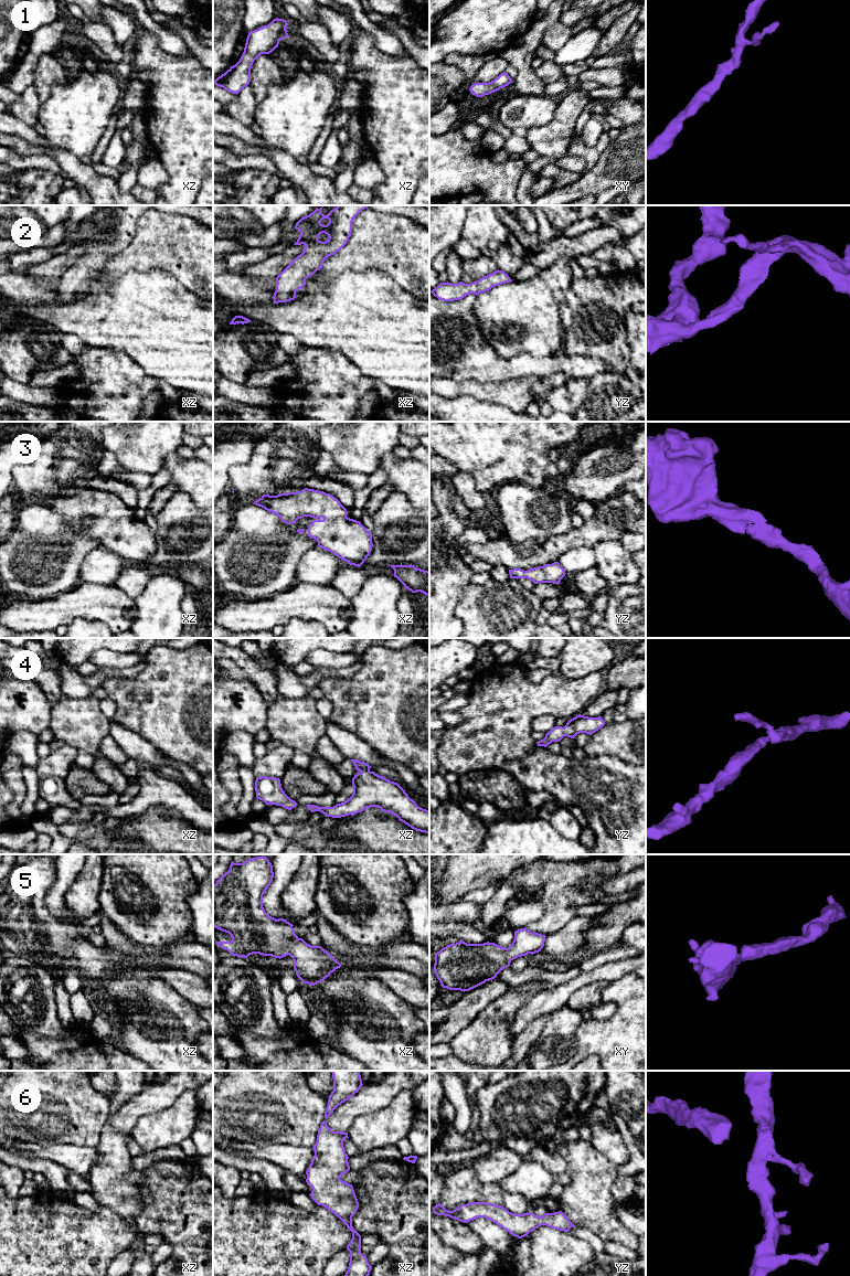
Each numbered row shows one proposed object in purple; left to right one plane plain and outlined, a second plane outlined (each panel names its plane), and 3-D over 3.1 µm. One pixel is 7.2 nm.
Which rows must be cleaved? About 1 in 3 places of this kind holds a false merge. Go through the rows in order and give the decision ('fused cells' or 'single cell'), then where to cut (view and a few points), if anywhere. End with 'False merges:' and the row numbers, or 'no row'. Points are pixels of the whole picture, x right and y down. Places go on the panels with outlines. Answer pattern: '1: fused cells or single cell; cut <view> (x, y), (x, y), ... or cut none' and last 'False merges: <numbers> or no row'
1: single cell; cut none
2: single cell; cut none
3: single cell; cut none
4: single cell; cut none
5: single cell; cut none
6: single cell; cut none
False merges: no row

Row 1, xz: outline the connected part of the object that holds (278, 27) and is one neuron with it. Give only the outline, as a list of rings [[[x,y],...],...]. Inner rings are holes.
[[[276,18],[269,24],[248,32],[240,61],[219,76],[214,84],[237,95],[251,82],[251,68],[254,61],[261,54],[272,53],[281,40],[289,36],[287,25],[286,20]]]

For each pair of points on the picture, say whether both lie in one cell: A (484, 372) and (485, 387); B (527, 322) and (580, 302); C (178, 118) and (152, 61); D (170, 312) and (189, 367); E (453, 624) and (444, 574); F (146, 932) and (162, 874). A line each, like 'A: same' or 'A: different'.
A: different
B: different
C: same
D: same
E: same
F: same

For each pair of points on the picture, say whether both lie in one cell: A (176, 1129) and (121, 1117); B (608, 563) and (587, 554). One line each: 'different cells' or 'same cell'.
A: different cells
B: different cells

